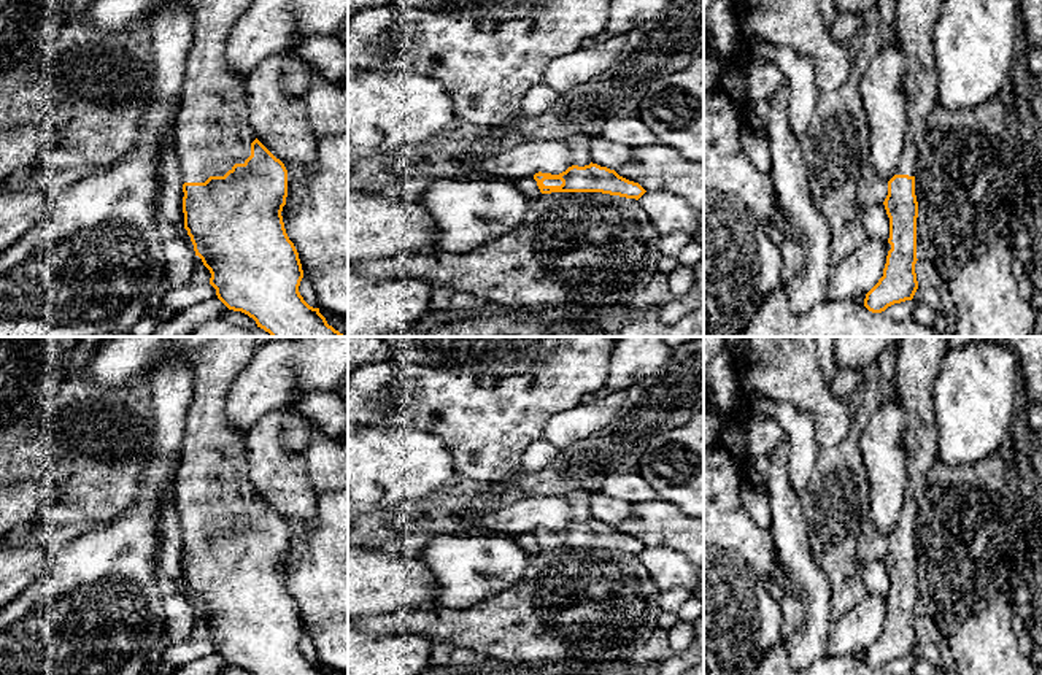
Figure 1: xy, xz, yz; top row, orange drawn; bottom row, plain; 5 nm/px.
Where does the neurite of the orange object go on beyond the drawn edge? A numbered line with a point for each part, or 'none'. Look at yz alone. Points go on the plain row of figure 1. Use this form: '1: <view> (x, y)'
1: yz (918, 359)

